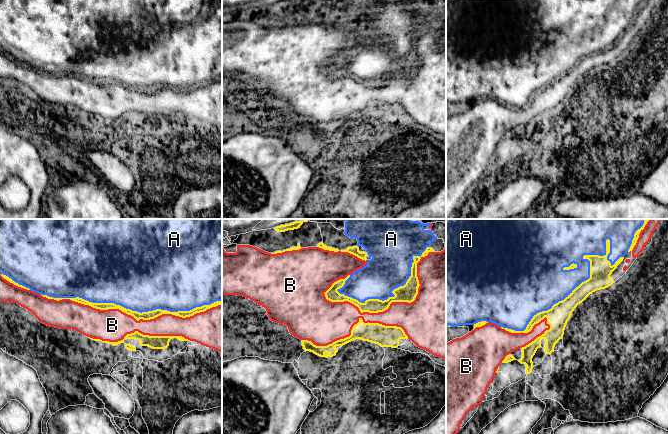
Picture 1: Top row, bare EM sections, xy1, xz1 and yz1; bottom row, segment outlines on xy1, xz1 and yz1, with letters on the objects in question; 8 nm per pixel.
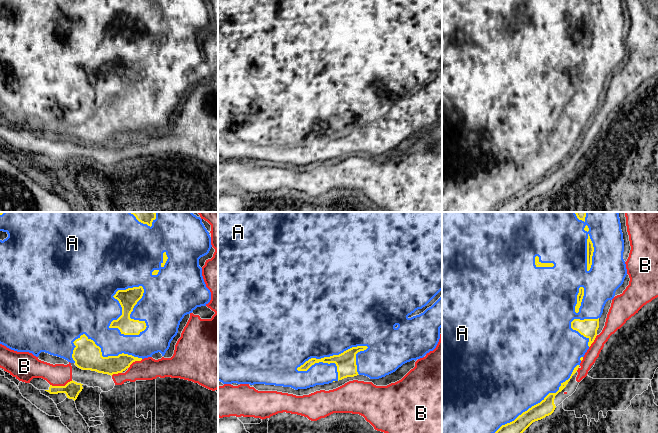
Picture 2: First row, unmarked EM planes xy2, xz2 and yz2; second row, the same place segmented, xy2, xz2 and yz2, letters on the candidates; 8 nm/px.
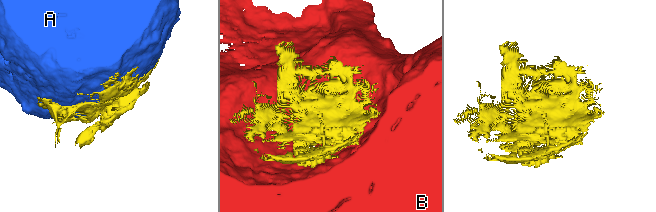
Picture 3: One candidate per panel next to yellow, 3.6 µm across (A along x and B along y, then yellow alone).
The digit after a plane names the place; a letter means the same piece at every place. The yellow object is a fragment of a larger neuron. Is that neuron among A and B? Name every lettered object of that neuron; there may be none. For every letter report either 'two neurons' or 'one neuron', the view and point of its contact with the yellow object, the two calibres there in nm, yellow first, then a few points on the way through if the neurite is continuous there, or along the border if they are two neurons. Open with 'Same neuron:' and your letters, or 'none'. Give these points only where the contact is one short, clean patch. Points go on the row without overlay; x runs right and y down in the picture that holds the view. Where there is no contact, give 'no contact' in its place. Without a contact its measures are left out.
Same neuron: A
A: one neuron; meets yellow in yz1 at (576, 63); 180 nm thick on the yellow side, 360 nm on the other
B: two neurons; meets yellow in xz1 at (395, 77); 140 nm thick on the yellow side, 320 nm on the other

